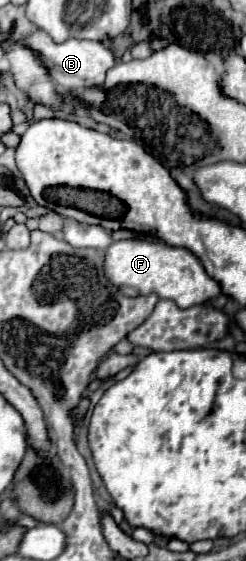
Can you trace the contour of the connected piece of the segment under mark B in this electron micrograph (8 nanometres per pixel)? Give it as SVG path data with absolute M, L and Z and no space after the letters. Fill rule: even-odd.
M33 31L27 37L23 37L19 43L23 43L23 47L31 47L33 51L39 51L39 59L43 59L43 65L49 69L51 79L69 91L83 91L87 87L101 87L105 81L107 69L115 65L113 53L103 43L95 43L95 41L67 39L65 43L57 45L51 41L51 37L47 33Z

